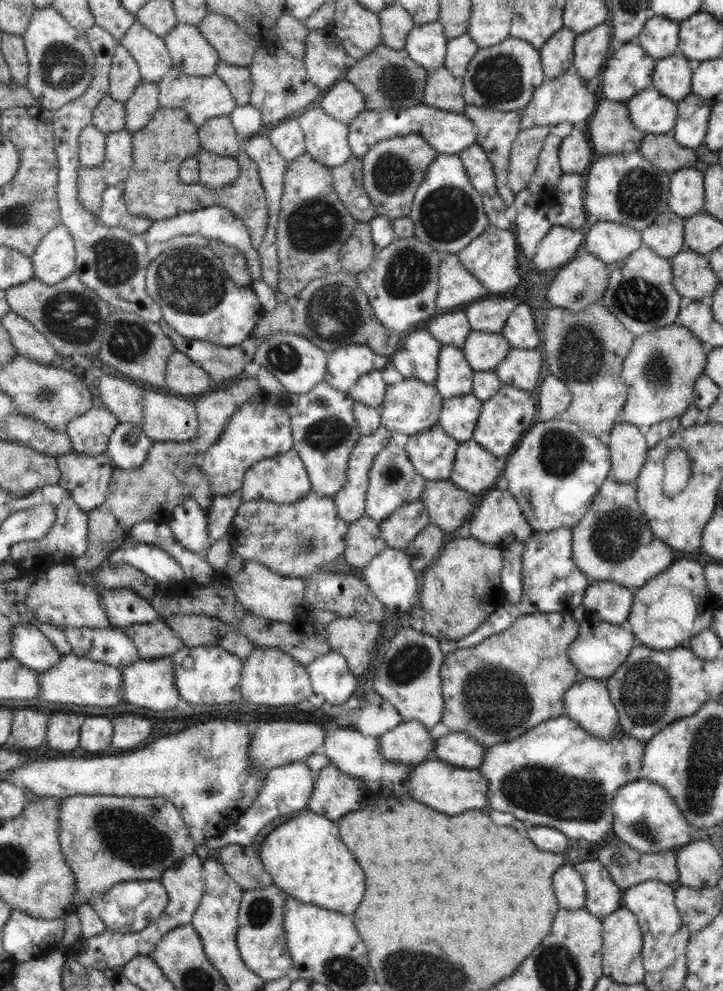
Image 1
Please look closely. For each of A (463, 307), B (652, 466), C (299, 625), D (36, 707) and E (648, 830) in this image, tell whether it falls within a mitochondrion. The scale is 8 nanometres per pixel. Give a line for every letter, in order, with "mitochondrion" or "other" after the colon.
A: other
B: other
C: other
D: other
E: mitochondrion

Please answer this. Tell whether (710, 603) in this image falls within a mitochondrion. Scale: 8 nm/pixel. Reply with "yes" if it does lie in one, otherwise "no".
no

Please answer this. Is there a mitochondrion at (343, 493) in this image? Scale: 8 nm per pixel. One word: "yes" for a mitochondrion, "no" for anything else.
no

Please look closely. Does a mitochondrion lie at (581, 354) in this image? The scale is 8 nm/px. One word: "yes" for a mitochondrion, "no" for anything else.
yes

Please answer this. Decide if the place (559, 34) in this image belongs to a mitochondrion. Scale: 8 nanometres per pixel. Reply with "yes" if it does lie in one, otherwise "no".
no

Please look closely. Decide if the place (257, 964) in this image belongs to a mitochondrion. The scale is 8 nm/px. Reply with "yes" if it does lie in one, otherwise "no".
no

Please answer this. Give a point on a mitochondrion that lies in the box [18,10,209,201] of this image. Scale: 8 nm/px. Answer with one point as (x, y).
(62, 66)

